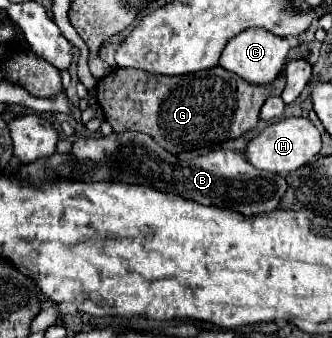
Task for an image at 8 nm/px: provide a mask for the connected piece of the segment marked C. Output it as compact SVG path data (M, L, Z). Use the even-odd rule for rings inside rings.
M245 29L233 37L221 53L219 65L251 85L271 85L283 71L291 43L285 37L275 37L265 29Z

